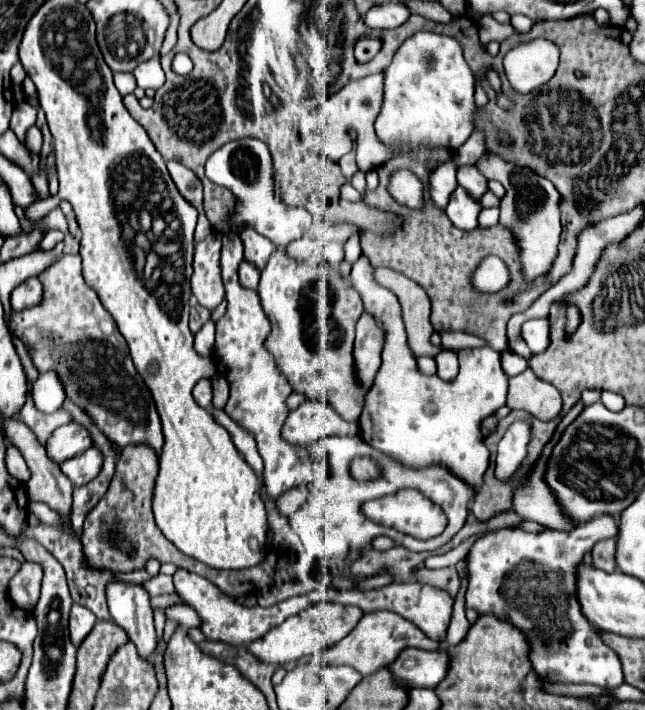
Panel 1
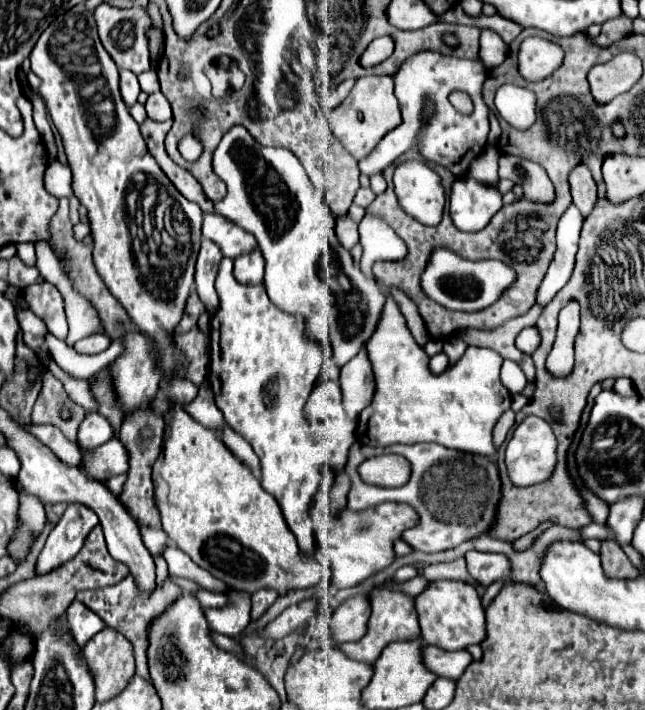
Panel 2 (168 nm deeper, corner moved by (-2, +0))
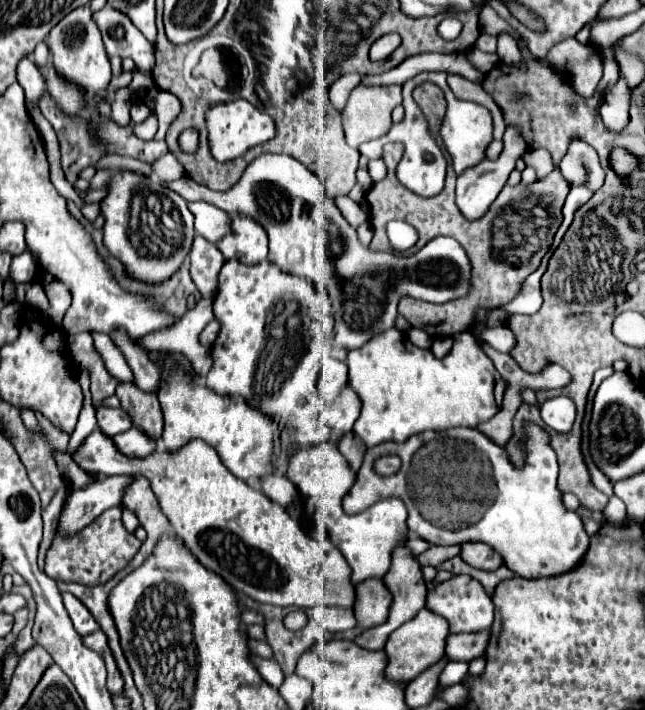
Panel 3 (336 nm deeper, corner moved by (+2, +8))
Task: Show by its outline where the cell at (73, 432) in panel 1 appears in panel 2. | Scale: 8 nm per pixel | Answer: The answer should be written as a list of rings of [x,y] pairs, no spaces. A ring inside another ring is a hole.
[[[89,412],[79,426],[79,432],[77,432],[77,444],[83,452],[97,448],[111,438],[113,438],[113,428],[97,412]]]

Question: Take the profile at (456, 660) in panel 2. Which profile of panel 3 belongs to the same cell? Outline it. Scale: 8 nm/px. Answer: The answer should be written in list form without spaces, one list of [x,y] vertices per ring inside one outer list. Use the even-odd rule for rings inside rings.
[[[491,628],[481,630],[481,632],[461,632],[461,634],[451,634],[447,636],[447,646],[445,654],[449,660],[463,660],[471,662],[473,658],[485,656],[487,644],[491,638]]]

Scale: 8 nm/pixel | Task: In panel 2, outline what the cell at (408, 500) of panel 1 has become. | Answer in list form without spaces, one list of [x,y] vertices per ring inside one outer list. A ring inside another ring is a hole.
[[[383,502],[375,508],[365,508],[359,512],[343,510],[333,522],[333,530],[329,532],[331,550],[331,572],[335,588],[351,588],[369,578],[371,574],[383,570],[393,562],[393,542],[399,538],[403,530],[415,528],[419,524],[419,514],[413,506],[403,502]]]

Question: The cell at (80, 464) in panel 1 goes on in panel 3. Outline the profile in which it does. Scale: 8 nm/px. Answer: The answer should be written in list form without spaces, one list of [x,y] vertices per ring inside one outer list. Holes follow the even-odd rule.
[[[131,428],[131,430],[115,436],[113,440],[115,440],[117,448],[129,458],[145,458],[157,450],[157,440],[153,440],[139,428]]]

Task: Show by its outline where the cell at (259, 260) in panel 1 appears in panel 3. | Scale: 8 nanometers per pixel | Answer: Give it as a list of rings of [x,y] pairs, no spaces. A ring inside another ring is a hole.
[[[189,202],[189,210],[195,216],[195,232],[207,238],[209,242],[219,240],[227,234],[229,228],[229,214],[207,204],[207,202]]]

